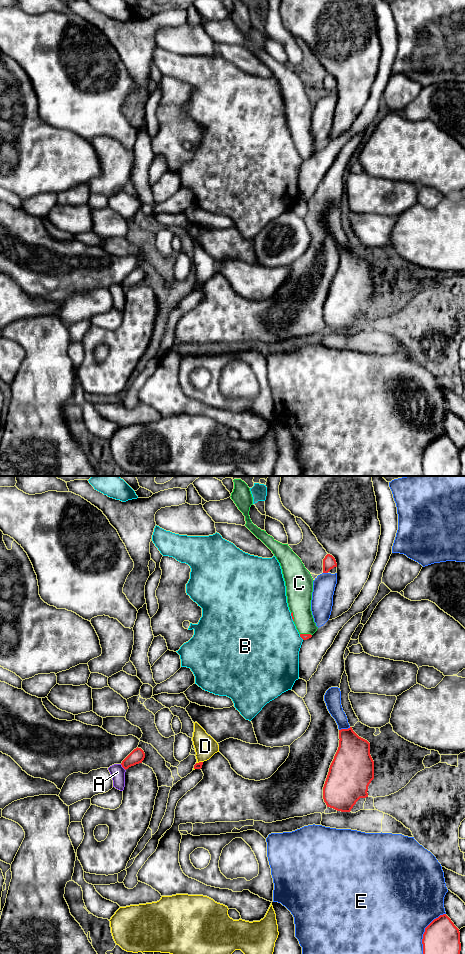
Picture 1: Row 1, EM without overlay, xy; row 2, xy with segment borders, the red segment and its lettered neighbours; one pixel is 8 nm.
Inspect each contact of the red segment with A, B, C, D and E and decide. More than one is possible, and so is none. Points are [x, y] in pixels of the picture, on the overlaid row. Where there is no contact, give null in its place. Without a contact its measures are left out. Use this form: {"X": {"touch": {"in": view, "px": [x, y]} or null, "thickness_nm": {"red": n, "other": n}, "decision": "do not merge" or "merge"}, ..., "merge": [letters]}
{"A": {"touch": {"in": "xy", "px": [122, 766]}, "thickness_nm": {"red": 110, "other": 120}, "decision": "do not merge"}, "B": {"touch": {"in": "xy", "px": [292, 617]}, "thickness_nm": {"red": 20, "other": 500}, "decision": "do not merge"}, "C": {"touch": {"in": "xy", "px": [306, 634]}, "thickness_nm": {"red": 50, "other": 180}, "decision": "merge"}, "D": {"touch": {"in": "xy", "px": [199, 762]}, "thickness_nm": {"red": 50, "other": 180}, "decision": "do not merge"}, "E": {"touch": {"in": "xy", "px": [425, 931]}, "thickness_nm": {"red": 280, "other": 480}, "decision": "do not merge"}, "merge": ["C"]}

